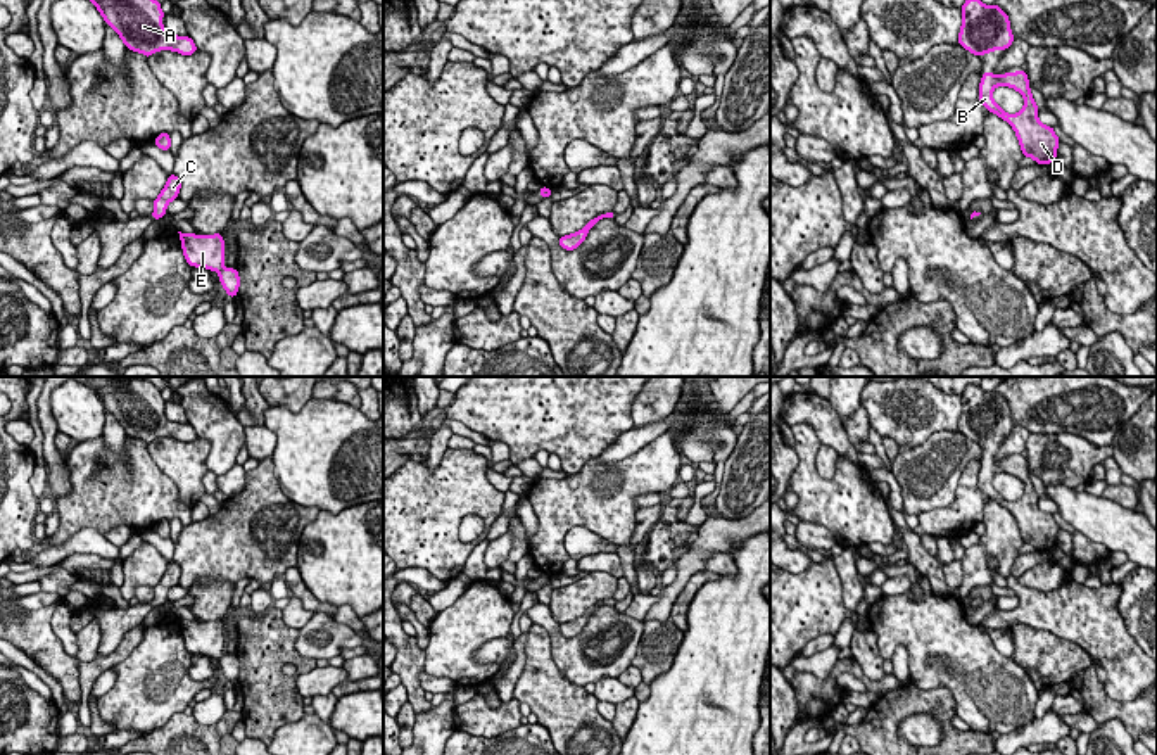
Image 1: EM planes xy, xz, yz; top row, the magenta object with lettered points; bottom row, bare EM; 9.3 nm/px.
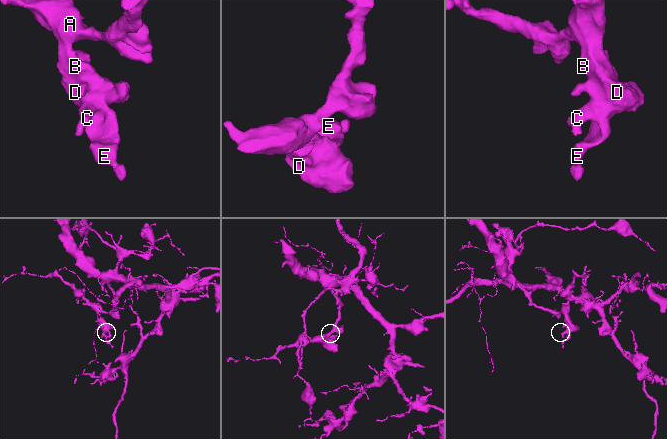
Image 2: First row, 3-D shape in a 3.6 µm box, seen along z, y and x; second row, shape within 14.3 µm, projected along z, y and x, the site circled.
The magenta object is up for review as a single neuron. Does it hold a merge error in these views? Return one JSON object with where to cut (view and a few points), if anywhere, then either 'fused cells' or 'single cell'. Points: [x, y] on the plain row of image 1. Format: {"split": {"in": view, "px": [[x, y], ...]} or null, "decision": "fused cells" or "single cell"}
{"split": null, "decision": "single cell"}

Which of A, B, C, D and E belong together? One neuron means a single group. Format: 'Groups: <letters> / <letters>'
Groups: A B C D E

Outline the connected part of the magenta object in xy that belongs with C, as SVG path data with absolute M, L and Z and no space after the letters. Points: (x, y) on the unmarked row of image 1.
M169 561L168 570L154 587L154 600L152 600L154 606L166 603L168 591L178 586L180 575L181 575L180 565L176 561Z

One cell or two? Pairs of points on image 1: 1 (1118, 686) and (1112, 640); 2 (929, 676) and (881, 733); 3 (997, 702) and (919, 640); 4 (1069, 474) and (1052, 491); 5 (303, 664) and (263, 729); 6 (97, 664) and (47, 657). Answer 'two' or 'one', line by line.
1: one
2: two
3: one
4: two
5: one
6: two

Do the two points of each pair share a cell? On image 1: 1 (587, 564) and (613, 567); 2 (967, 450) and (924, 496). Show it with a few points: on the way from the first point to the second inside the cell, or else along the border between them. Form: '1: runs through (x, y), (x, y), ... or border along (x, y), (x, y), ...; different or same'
1: runs through (594, 564), (606, 564); same
2: runs through (955, 462), (933, 484); same

